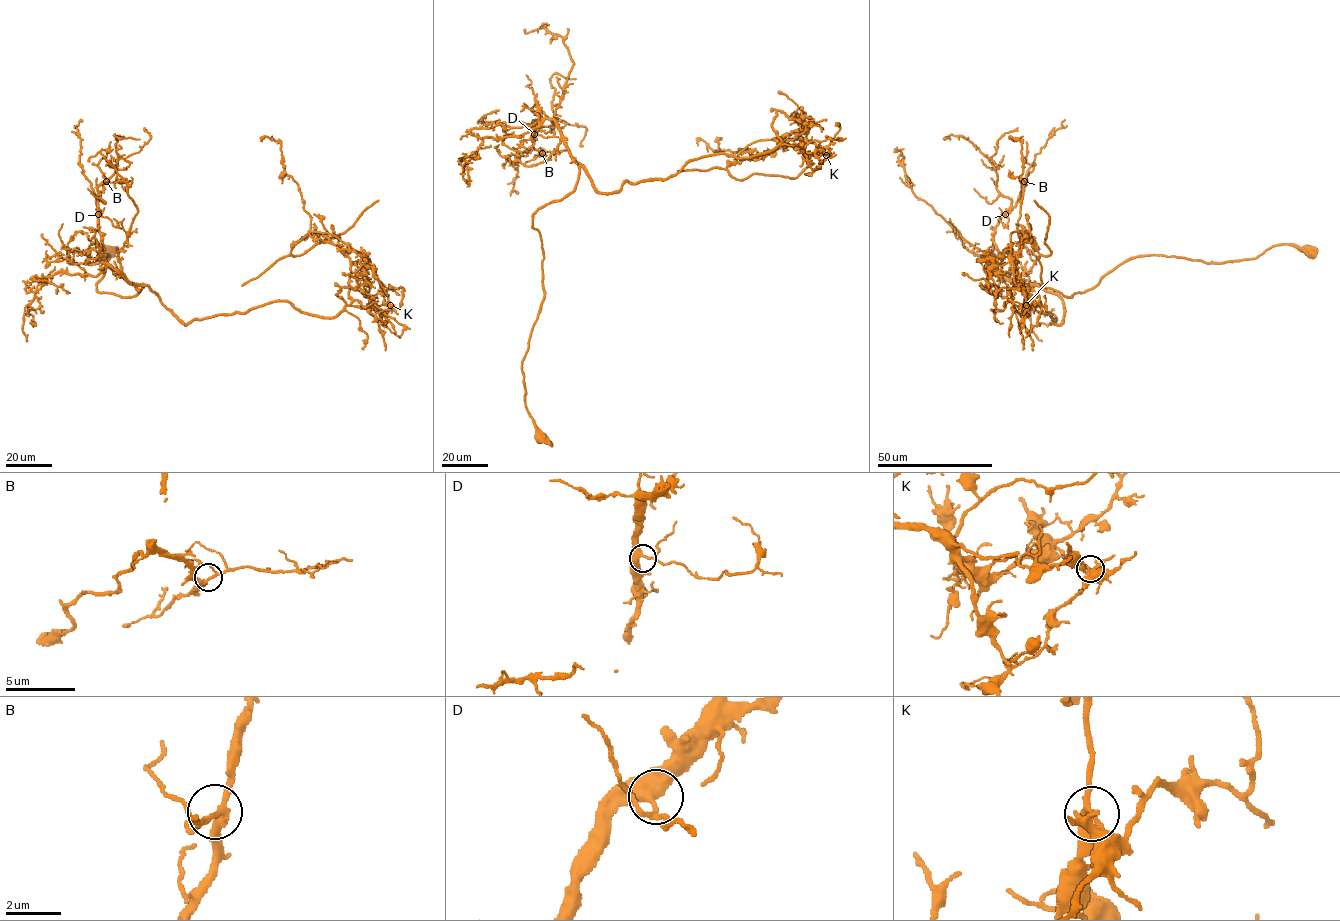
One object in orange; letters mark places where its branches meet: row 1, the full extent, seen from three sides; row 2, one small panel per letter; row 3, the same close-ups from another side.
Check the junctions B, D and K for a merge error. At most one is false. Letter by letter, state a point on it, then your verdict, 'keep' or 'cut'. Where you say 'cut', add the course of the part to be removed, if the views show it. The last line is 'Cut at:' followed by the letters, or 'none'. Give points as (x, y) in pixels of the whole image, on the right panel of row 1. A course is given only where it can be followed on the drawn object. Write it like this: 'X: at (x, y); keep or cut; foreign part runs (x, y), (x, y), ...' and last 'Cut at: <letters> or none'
B: at (1024, 181); keep
D: at (1005, 214); keep
K: at (1026, 305); cut; foreign part runs (1026, 305), (1011, 267), (1010, 235), (1018, 232), (1039, 253), (1051, 254), (1044, 243), (1049, 216), (1034, 200)
Cut at: K

